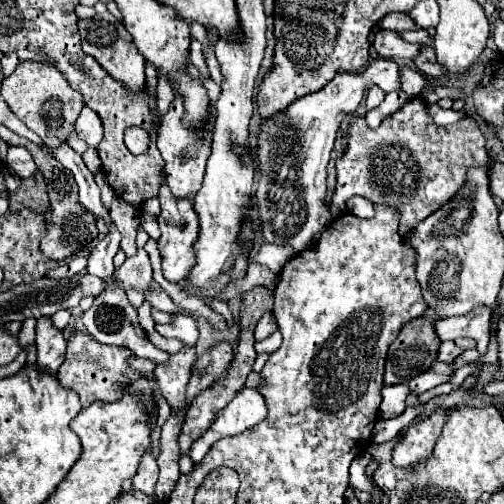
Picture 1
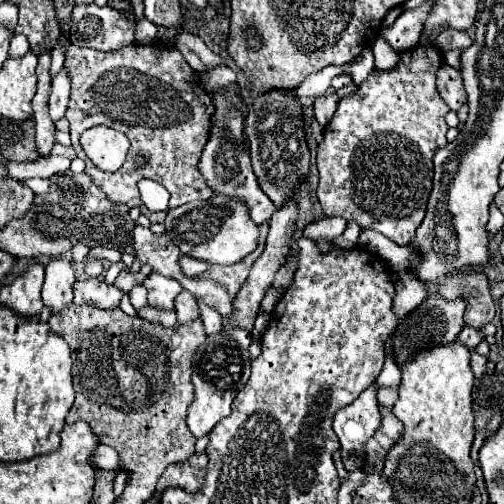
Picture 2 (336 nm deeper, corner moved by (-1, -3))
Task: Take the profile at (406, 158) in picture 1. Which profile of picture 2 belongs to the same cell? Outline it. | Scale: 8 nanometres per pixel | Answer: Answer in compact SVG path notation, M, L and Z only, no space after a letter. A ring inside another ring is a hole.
M434 45L402 51L392 69L374 69L352 95L340 99L332 121L324 129L324 141L316 155L320 171L316 195L324 215L356 221L362 227L386 235L396 245L408 245L412 241L416 227L424 219L426 201L432 189L432 157L436 149L446 147L448 143L444 115L450 109L436 91L436 71L440 69L442 59L442 51Z

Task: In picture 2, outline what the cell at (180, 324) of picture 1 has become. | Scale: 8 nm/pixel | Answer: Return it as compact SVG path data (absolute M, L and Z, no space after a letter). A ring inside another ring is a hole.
M156 271L144 279L144 287L148 289L148 303L158 309L174 309L174 299L182 291L182 285L176 279L162 277Z

